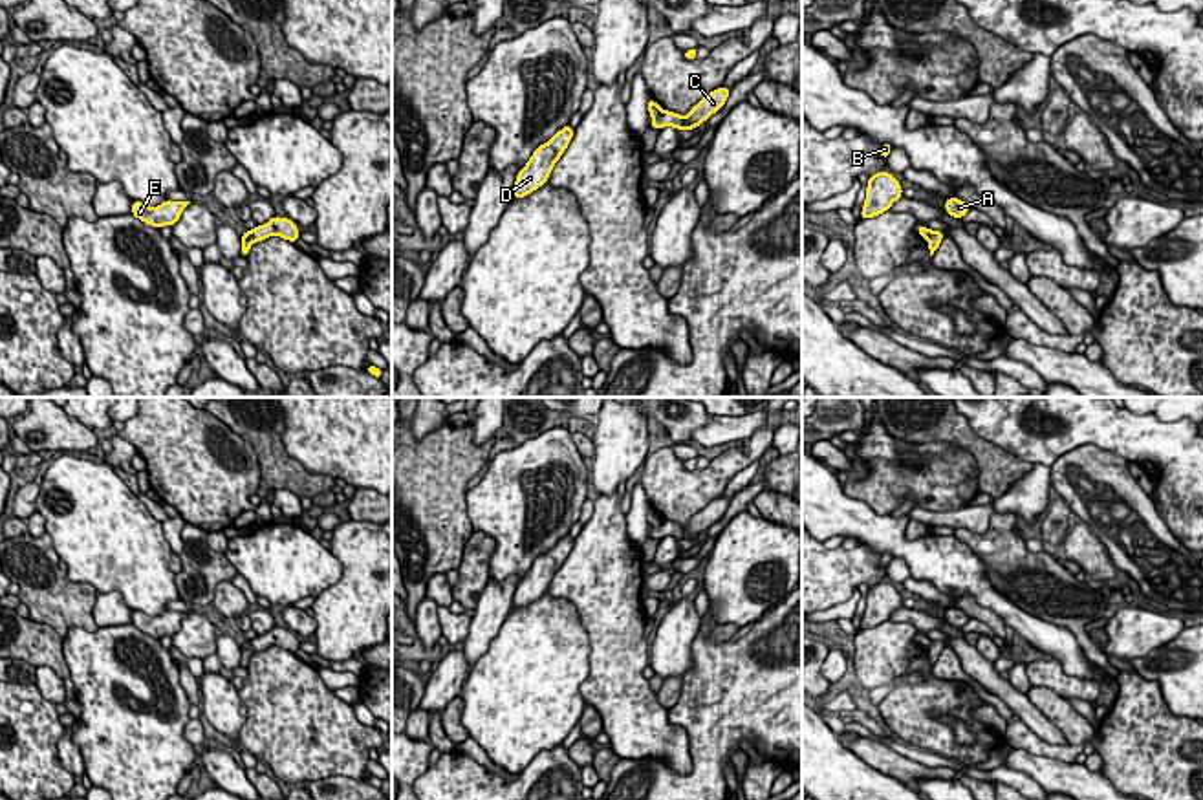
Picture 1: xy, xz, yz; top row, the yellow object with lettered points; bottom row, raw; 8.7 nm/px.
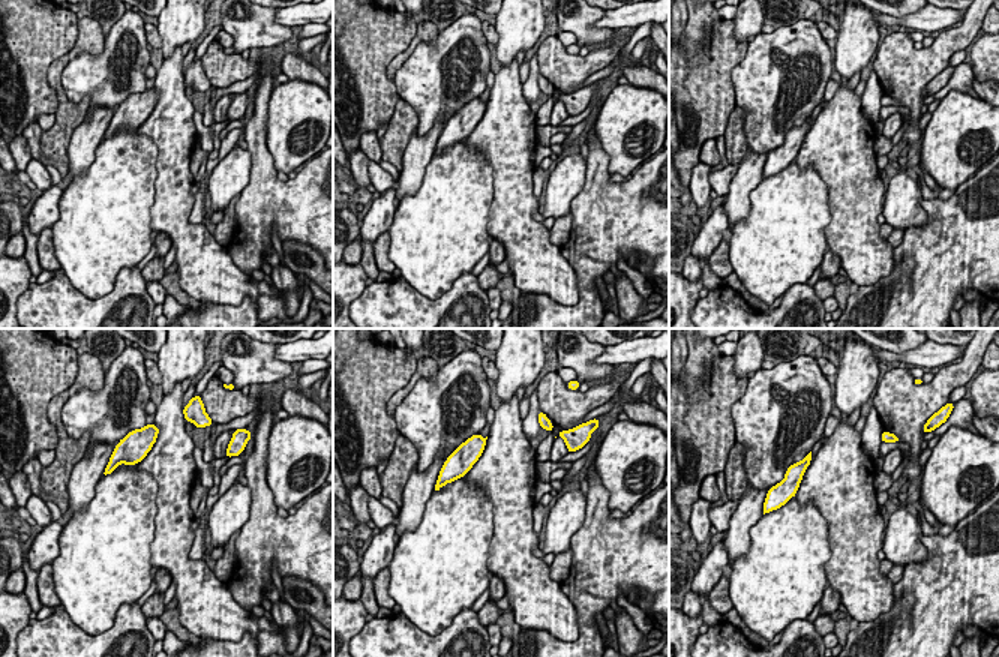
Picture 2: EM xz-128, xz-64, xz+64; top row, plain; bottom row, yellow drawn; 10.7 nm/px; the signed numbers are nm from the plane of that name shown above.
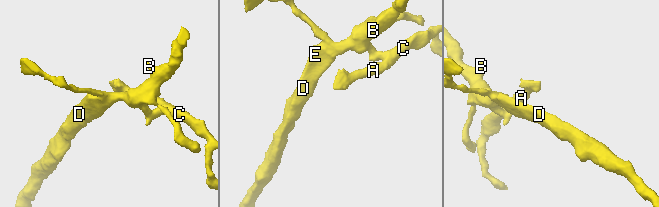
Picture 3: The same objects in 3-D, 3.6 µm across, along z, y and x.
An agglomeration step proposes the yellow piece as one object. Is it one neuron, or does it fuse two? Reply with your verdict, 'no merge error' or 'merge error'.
merge error

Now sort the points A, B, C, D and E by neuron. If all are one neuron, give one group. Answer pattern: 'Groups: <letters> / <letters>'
Groups: A C / B D E

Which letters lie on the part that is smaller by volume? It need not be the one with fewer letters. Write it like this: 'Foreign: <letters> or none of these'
Foreign: A, C

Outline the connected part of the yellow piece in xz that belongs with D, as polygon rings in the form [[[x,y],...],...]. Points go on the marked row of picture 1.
[[[566,124],[547,143],[535,148],[526,167],[516,174],[513,198],[526,198],[549,179],[555,163],[566,152],[573,134],[575,130]]]

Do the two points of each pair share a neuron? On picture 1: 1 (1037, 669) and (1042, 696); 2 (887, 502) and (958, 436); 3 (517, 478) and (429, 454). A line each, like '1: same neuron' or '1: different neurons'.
1: different neurons
2: different neurons
3: different neurons

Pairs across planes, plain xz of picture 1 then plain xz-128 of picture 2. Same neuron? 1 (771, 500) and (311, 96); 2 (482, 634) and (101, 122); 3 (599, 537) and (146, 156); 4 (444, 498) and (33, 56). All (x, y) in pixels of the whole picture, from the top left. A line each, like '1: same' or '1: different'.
1: different
2: same
3: different
4: same

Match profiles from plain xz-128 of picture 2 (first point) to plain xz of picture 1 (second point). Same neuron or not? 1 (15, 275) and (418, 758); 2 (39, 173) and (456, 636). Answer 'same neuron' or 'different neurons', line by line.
1: same neuron
2: same neuron

